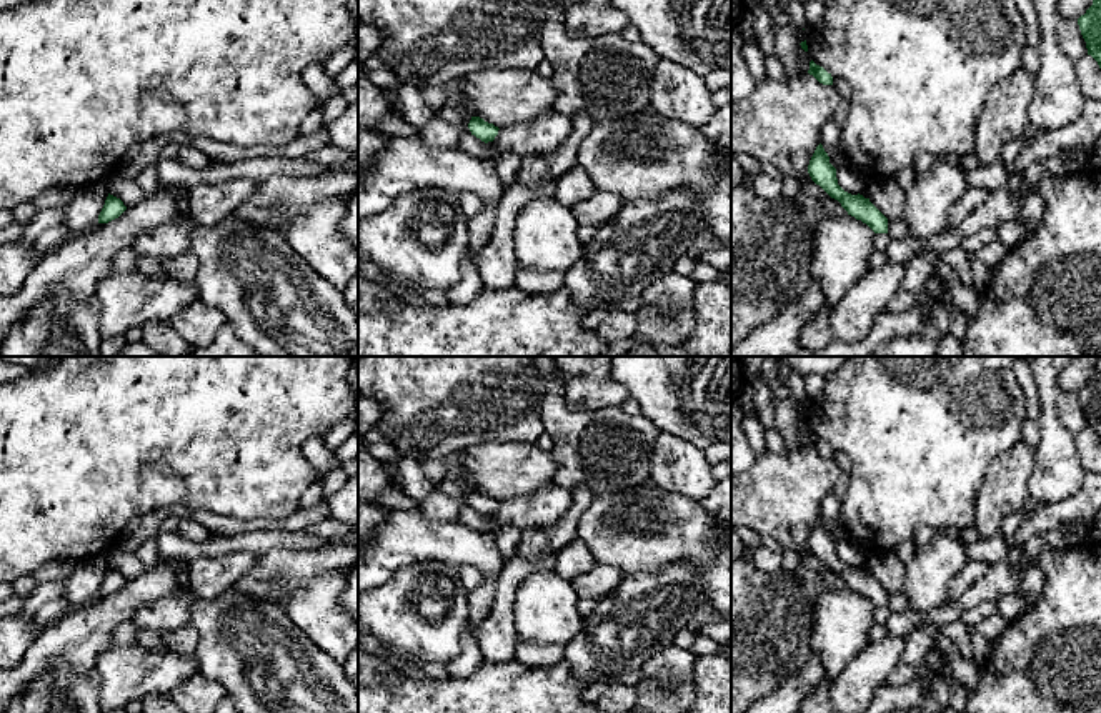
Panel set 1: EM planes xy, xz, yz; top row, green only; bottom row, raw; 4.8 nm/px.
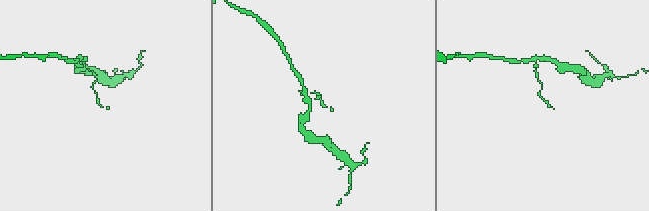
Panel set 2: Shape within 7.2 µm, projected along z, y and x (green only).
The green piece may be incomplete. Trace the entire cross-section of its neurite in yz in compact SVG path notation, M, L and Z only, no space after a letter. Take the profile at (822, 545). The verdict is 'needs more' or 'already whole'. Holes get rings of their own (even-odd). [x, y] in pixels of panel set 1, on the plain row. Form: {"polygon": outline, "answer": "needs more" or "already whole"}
{"polygon": "M820 516L810 533L808 546L831 571L838 573L848 588L866 596L874 606L888 606L888 591L863 568L851 568L838 558L836 541Z", "answer": "already whole"}

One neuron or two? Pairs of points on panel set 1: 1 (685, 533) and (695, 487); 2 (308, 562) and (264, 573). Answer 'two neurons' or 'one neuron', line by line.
1: two neurons
2: one neuron

